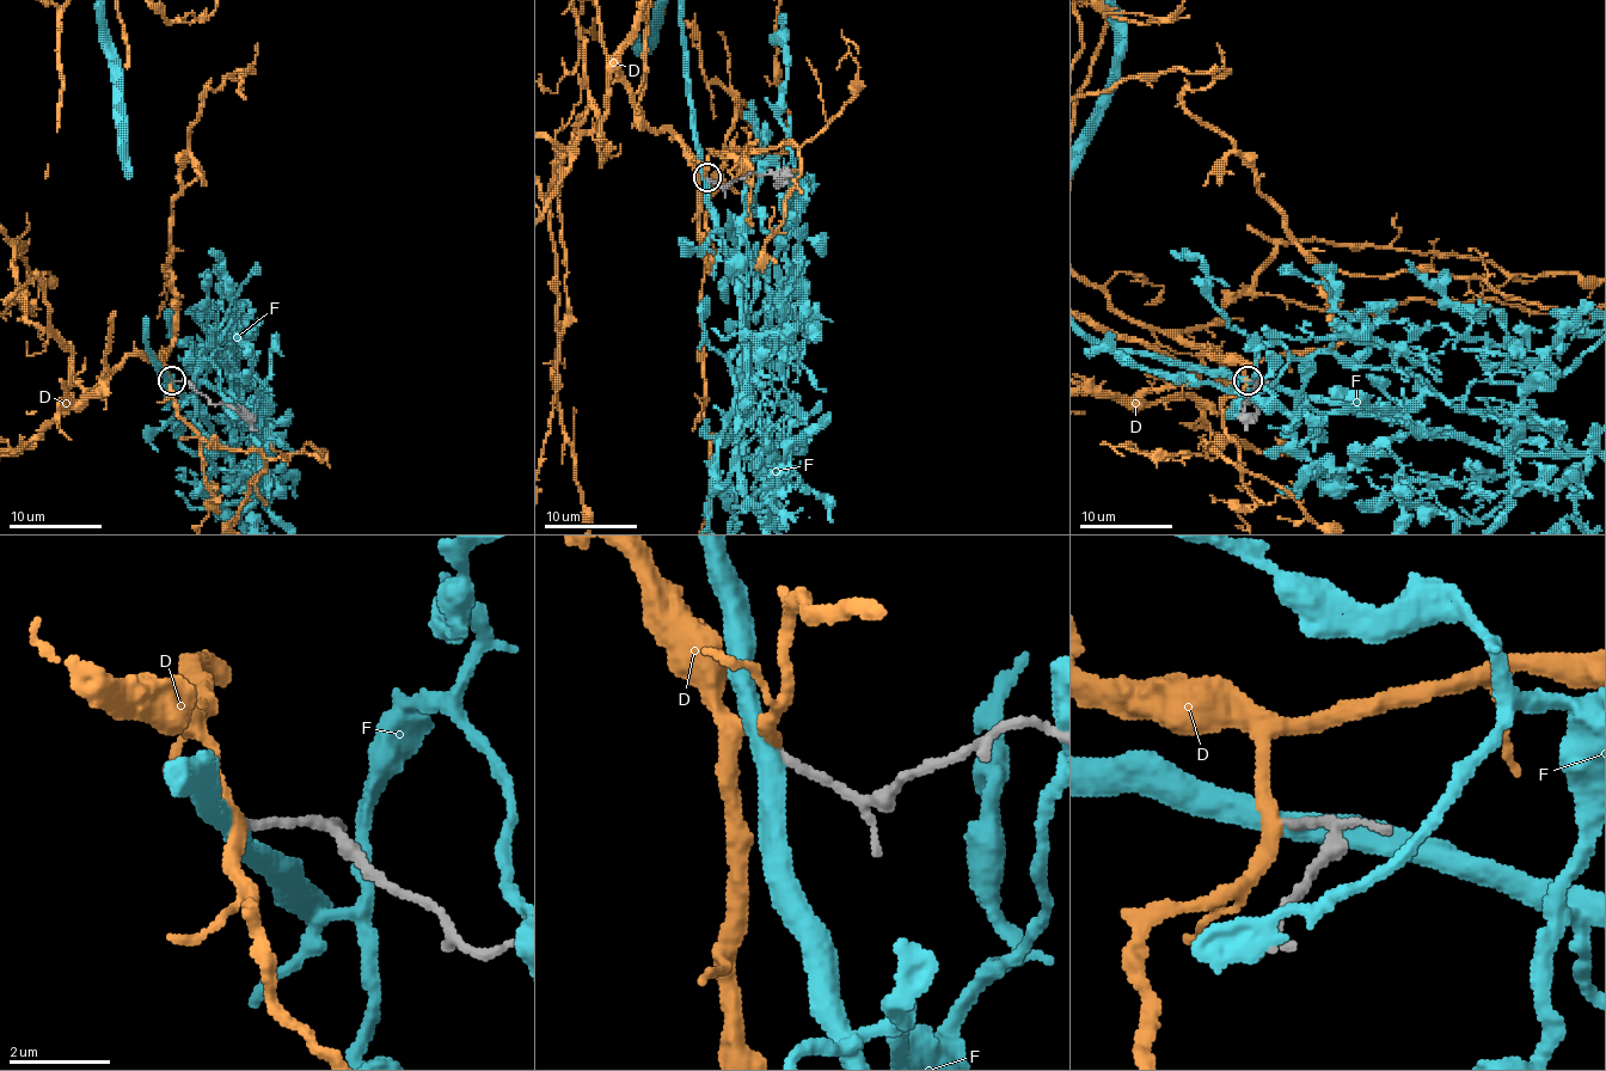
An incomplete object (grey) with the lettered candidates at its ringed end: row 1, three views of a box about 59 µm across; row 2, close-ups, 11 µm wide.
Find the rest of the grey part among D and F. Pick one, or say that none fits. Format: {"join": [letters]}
{"join": []}

